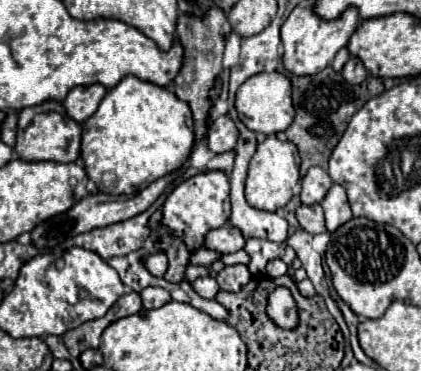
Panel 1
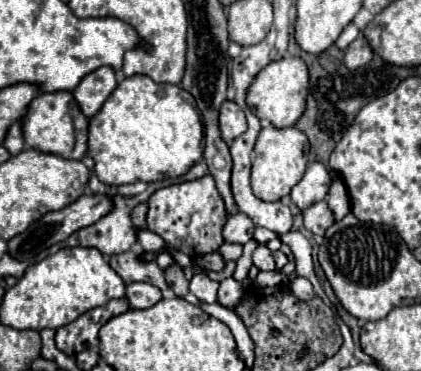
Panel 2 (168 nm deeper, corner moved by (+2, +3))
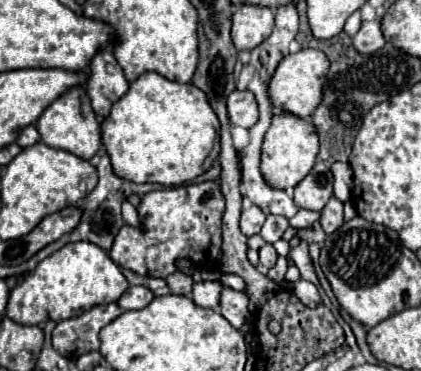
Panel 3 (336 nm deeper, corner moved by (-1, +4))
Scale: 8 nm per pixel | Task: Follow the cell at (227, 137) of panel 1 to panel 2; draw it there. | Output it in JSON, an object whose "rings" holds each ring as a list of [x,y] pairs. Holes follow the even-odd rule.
{"rings":[[[227,100],[221,106],[221,112],[219,112],[219,130],[221,130],[221,136],[223,136],[223,140],[227,144],[231,144],[237,136],[241,136],[247,130],[245,114],[243,114],[243,110],[235,102]]]}

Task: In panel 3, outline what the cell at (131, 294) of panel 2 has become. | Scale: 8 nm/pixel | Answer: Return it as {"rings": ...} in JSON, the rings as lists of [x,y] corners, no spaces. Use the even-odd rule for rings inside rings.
{"rings":[[[128,287],[126,293],[118,299],[118,305],[122,311],[128,309],[144,309],[154,299],[154,293],[146,287]]]}

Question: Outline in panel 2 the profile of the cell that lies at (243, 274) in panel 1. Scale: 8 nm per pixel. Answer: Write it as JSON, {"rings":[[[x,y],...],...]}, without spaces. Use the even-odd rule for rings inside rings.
{"rings":[[[225,278],[219,286],[219,304],[227,306],[227,308],[235,308],[241,298],[243,298],[243,284],[237,282],[235,278]]]}

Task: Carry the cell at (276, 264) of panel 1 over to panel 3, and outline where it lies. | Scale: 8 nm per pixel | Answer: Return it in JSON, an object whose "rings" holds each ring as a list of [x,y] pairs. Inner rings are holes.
{"rings":[[[266,243],[262,249],[260,249],[260,263],[264,265],[264,267],[274,267],[274,263],[276,263],[276,259],[278,259],[278,253],[276,253],[276,249],[270,245],[270,243]]]}

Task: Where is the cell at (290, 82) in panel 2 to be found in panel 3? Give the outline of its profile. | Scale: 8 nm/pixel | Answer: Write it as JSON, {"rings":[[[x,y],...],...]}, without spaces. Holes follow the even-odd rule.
{"rings":[[[302,49],[298,53],[286,55],[280,61],[280,65],[270,81],[268,95],[270,95],[272,105],[280,107],[282,111],[288,111],[296,117],[308,119],[314,113],[314,109],[318,107],[318,103],[322,101],[322,87],[326,83],[328,67],[330,67],[330,61],[326,59],[326,53],[322,53],[318,49]]]}

